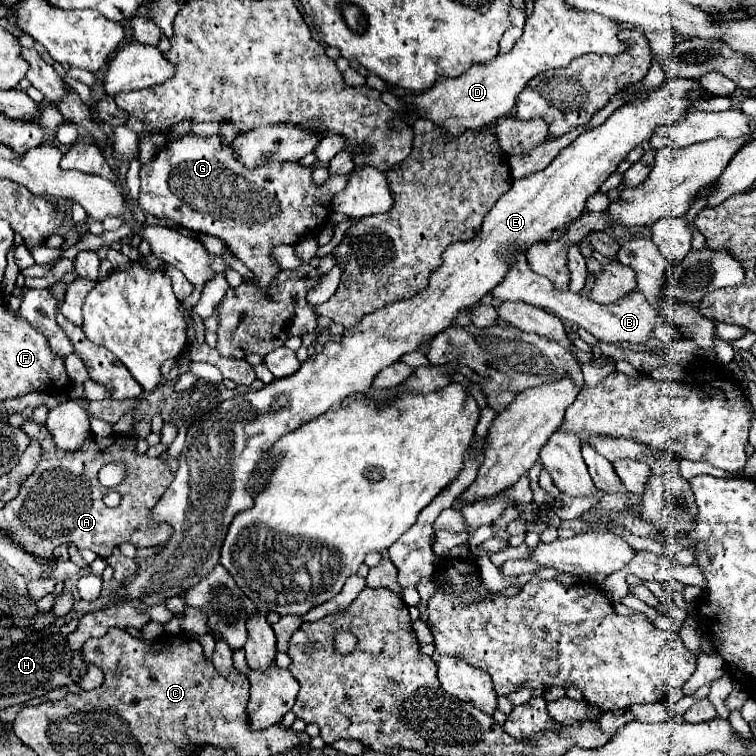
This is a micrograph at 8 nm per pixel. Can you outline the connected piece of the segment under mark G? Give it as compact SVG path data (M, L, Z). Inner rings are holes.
M189 133L183 139L169 141L167 147L157 151L157 155L149 163L141 165L139 205L145 213L165 217L173 225L181 225L193 233L205 233L223 239L227 249L253 273L251 283L257 287L269 287L271 281L281 273L281 267L275 265L273 249L277 245L297 245L301 241L301 235L309 235L319 229L323 219L329 219L333 213L333 197L347 187L351 177L351 173L335 175L325 183L315 185L311 175L313 167L305 167L299 161L269 161L249 169L237 159L233 145L223 143L223 135L217 133L211 137L201 137Z

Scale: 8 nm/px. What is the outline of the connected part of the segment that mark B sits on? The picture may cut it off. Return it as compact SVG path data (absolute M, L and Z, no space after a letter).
M503 245L499 249L499 253L505 259L511 259L511 269L507 271L505 279L491 291L491 295L495 299L501 301L523 301L529 305L537 305L545 311L555 313L561 319L567 319L571 323L577 323L581 327L585 327L593 337L597 337L599 343L611 343L611 345L619 345L619 343L647 343L653 337L653 327L657 325L657 315L653 313L653 309L649 309L645 297L641 297L639 289L637 293L631 293L631 297L625 297L625 301L617 301L617 303L609 303L609 305L601 305L589 299L583 299L579 293L571 293L571 291L557 291L545 277L537 275L525 255L525 249L517 249L511 245Z

